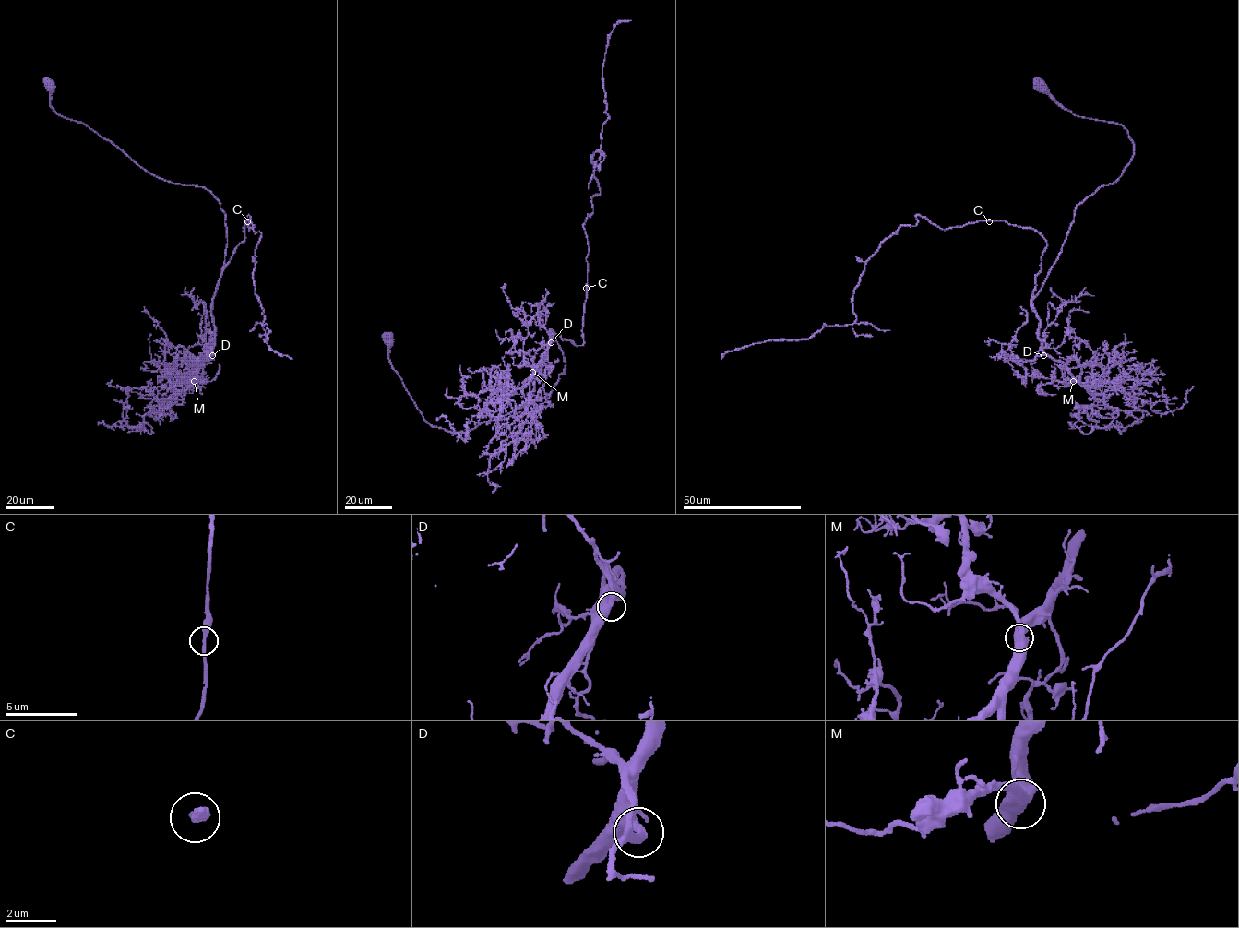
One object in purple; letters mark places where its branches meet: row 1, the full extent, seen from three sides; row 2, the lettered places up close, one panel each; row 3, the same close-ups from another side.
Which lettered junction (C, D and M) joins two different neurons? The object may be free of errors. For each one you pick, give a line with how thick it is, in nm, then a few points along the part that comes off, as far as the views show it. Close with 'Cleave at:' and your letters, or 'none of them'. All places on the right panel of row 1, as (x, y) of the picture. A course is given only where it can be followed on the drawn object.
Cleave at: none of them

